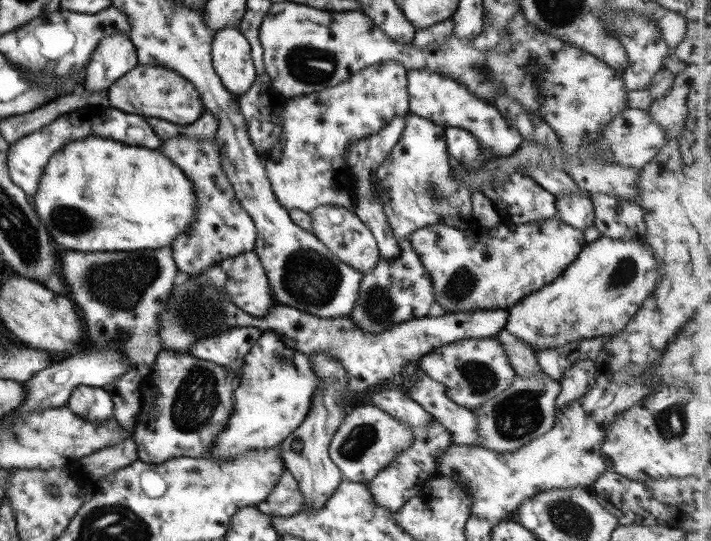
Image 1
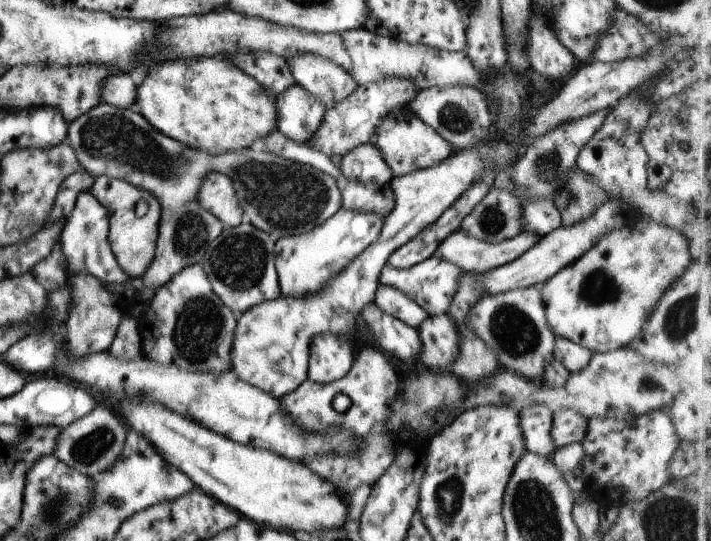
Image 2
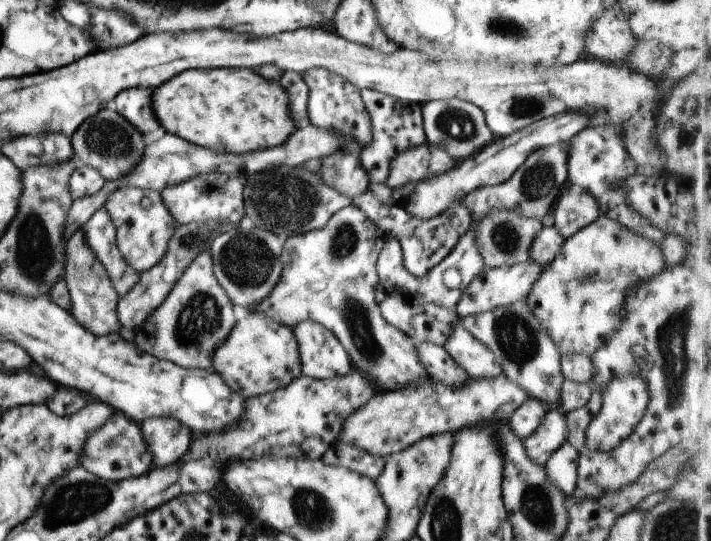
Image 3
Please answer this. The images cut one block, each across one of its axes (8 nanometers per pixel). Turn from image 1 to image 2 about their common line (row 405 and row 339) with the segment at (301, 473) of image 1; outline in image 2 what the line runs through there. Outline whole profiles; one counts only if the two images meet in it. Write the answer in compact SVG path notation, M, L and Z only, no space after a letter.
M326 333L312 337L308 349L307 379L326 384L340 380L353 363L348 339Z

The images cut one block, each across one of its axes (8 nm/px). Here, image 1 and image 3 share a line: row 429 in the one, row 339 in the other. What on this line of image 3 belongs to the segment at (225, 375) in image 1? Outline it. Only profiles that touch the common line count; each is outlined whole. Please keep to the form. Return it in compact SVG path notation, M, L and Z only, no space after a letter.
M205 250L185 267L161 304L134 330L132 342L143 352L169 360L179 368L210 370L213 348L236 323L231 308L231 301L213 274L211 254Z

